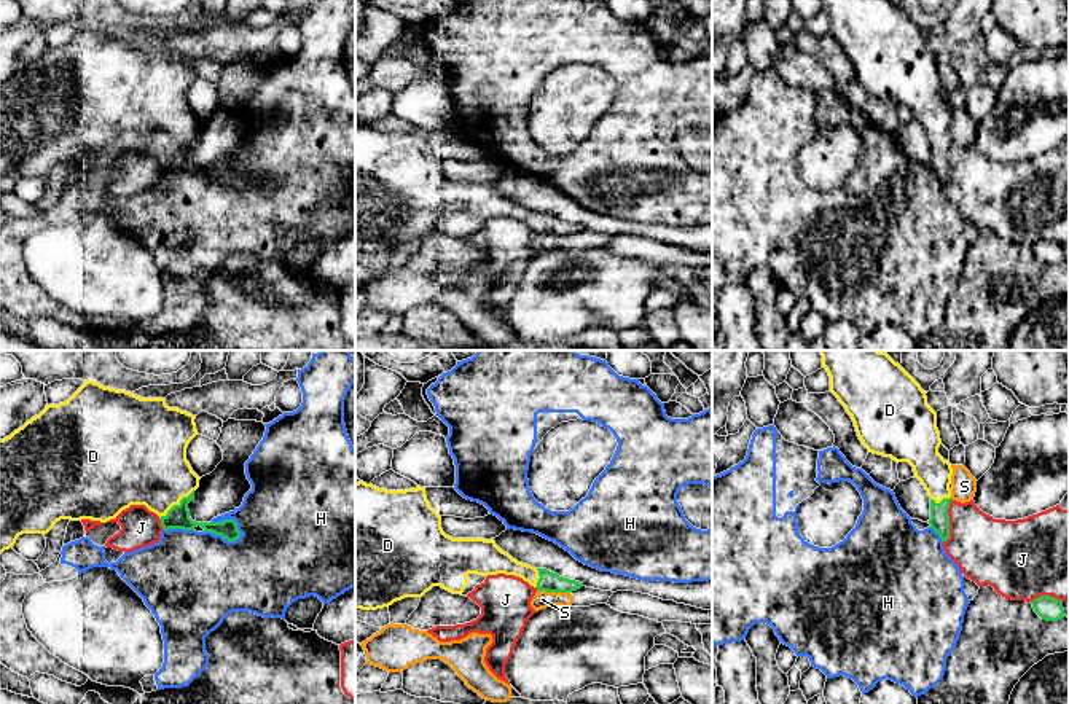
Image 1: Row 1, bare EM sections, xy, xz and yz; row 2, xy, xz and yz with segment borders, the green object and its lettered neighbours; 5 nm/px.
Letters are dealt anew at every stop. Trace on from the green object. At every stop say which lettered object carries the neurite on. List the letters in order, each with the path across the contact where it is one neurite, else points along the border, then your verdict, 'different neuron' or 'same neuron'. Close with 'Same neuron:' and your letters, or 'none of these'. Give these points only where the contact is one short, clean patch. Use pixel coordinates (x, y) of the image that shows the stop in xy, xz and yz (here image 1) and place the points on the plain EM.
D: runs through xy (177, 160), (176, 148), (147, 109); same neuron
H: different neuron
J: different neuron
S: border along xz (537, 233), (569, 236); different neuron
Same neuron: D

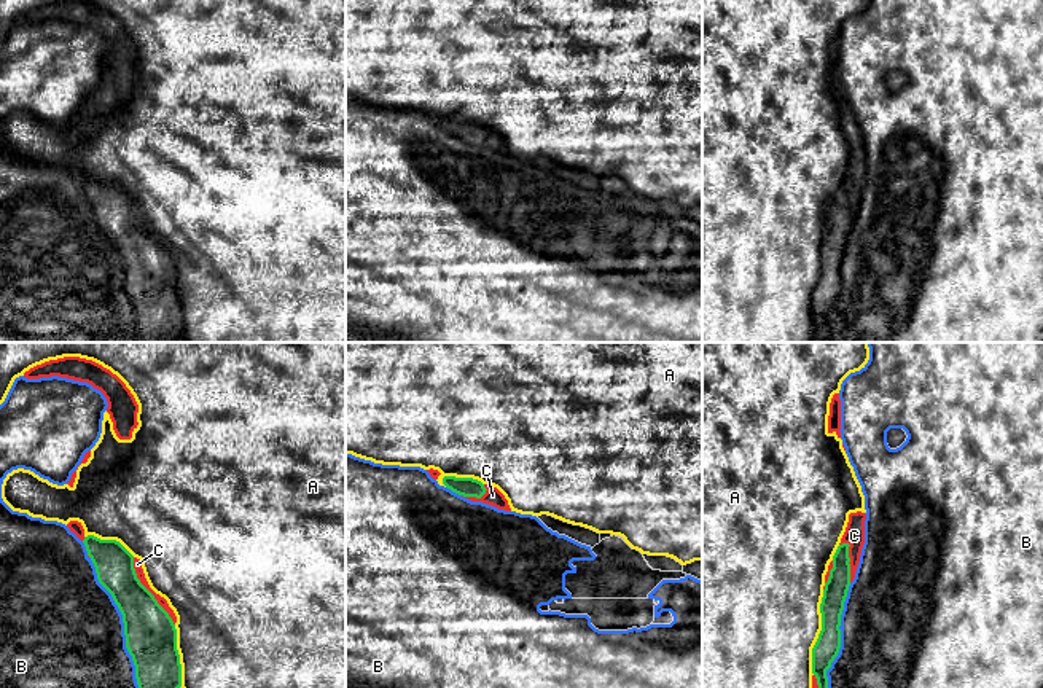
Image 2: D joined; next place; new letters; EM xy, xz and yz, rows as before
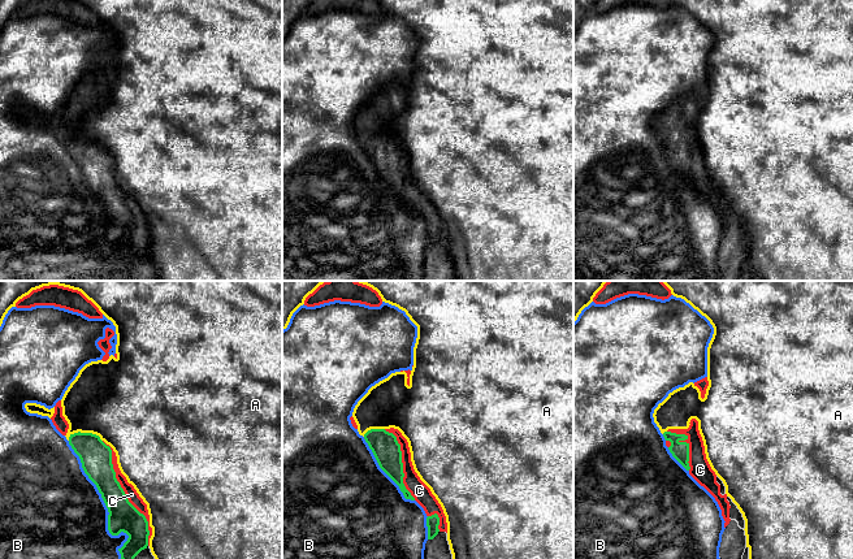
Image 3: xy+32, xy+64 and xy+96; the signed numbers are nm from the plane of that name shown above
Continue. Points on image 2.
A: different neuron
B: different neuron
C: same neuron
Same neuron: C

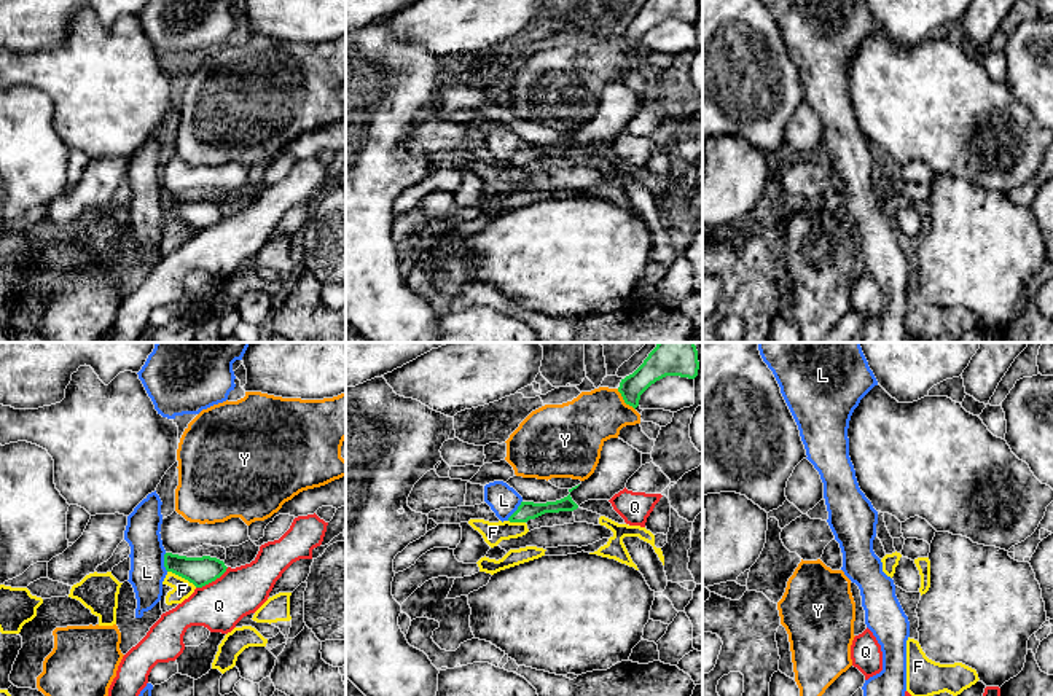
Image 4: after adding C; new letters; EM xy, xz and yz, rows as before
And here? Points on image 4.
F: different neuron
L: border along xz (521, 144), (507, 163); different neuron
Q: different neuron
Y: different neuron
Same neuron: none of these

